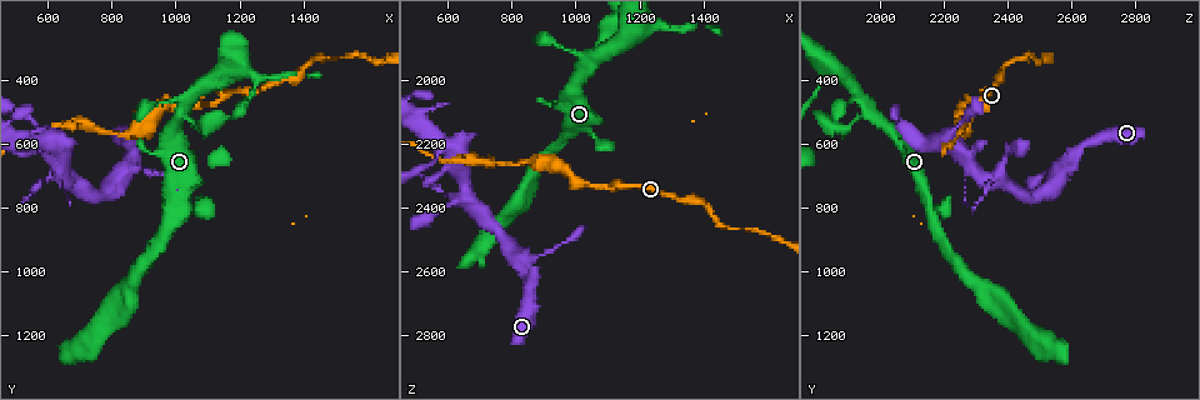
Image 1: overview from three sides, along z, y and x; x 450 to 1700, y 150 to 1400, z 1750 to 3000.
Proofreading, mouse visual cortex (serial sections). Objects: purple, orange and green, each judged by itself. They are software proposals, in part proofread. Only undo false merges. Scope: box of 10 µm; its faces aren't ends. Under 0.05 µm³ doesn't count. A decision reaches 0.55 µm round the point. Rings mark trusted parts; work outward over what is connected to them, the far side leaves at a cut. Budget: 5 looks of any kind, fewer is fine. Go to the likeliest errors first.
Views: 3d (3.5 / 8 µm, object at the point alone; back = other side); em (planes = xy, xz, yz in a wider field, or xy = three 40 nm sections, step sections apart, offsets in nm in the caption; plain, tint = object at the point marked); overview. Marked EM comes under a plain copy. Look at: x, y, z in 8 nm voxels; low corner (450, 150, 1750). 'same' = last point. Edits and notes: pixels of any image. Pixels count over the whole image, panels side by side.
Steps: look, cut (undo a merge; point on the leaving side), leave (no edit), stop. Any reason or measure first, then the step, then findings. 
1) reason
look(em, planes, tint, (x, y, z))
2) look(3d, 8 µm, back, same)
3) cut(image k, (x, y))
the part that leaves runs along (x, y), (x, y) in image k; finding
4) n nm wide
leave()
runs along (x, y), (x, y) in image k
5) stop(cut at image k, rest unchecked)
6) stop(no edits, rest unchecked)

narrows sharply
look(3d, 8 µm, (1100, 470, 2340))

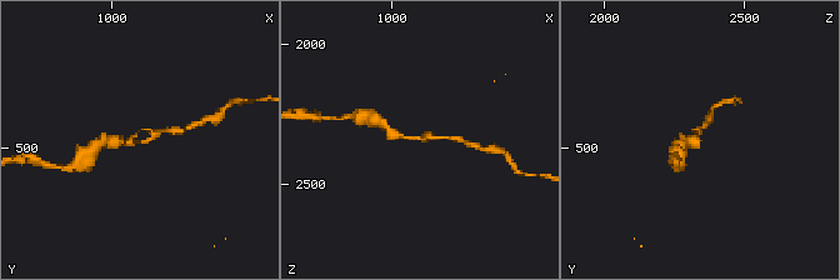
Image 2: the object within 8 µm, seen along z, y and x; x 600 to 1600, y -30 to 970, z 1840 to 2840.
look(3d, 3.5 µm, same)

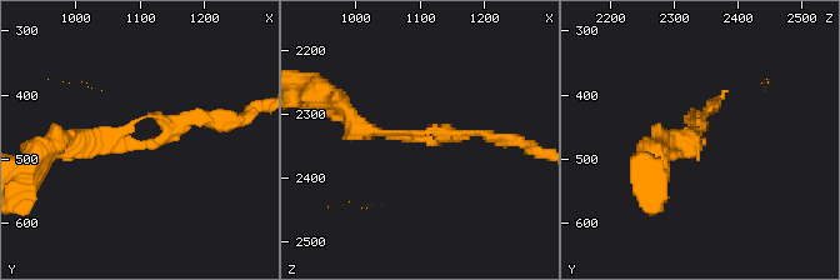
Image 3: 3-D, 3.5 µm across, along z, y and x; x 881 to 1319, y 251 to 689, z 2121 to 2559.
need the tissue
look(em, planes, tint, (1090, 475, 2340))

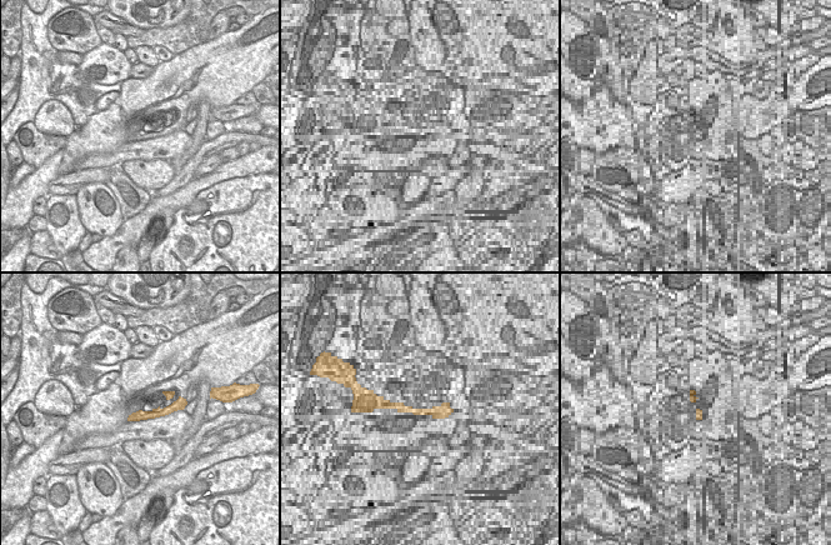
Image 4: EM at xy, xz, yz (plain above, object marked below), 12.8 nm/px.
arms of 150, 250 nm
leave()
runs along (179, 403), (165, 411), (131, 418) in image 4; all the same cell

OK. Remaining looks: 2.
a narrow waist
look(em, xy, step 1, tint, (1030, 490, 1980))

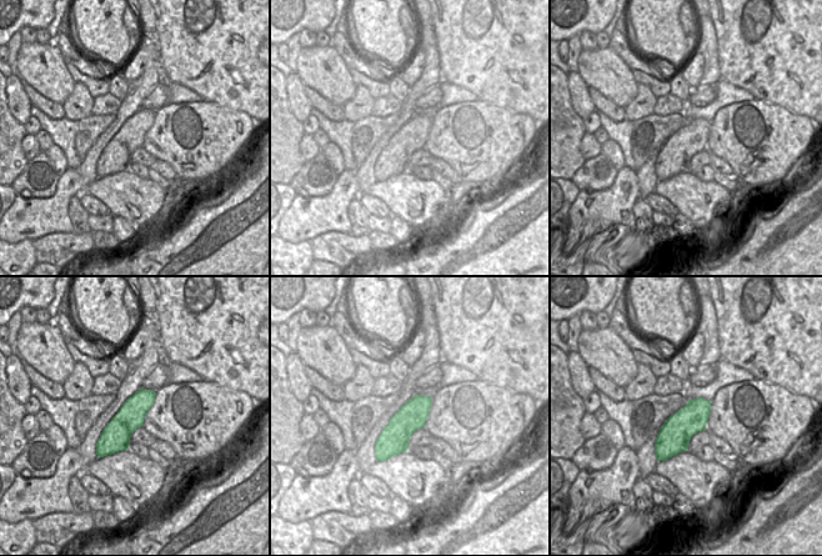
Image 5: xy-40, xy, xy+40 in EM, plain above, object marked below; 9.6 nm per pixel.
look(3d, 3.5 µm, same)

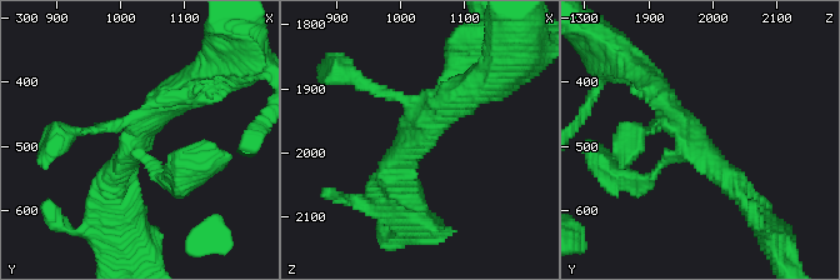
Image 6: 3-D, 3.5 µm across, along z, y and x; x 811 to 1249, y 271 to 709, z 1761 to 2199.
arms of 150, 150, 300, 350 nm
leave()
one cell here

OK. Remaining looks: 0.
stop(no edits, rest unchecked)

